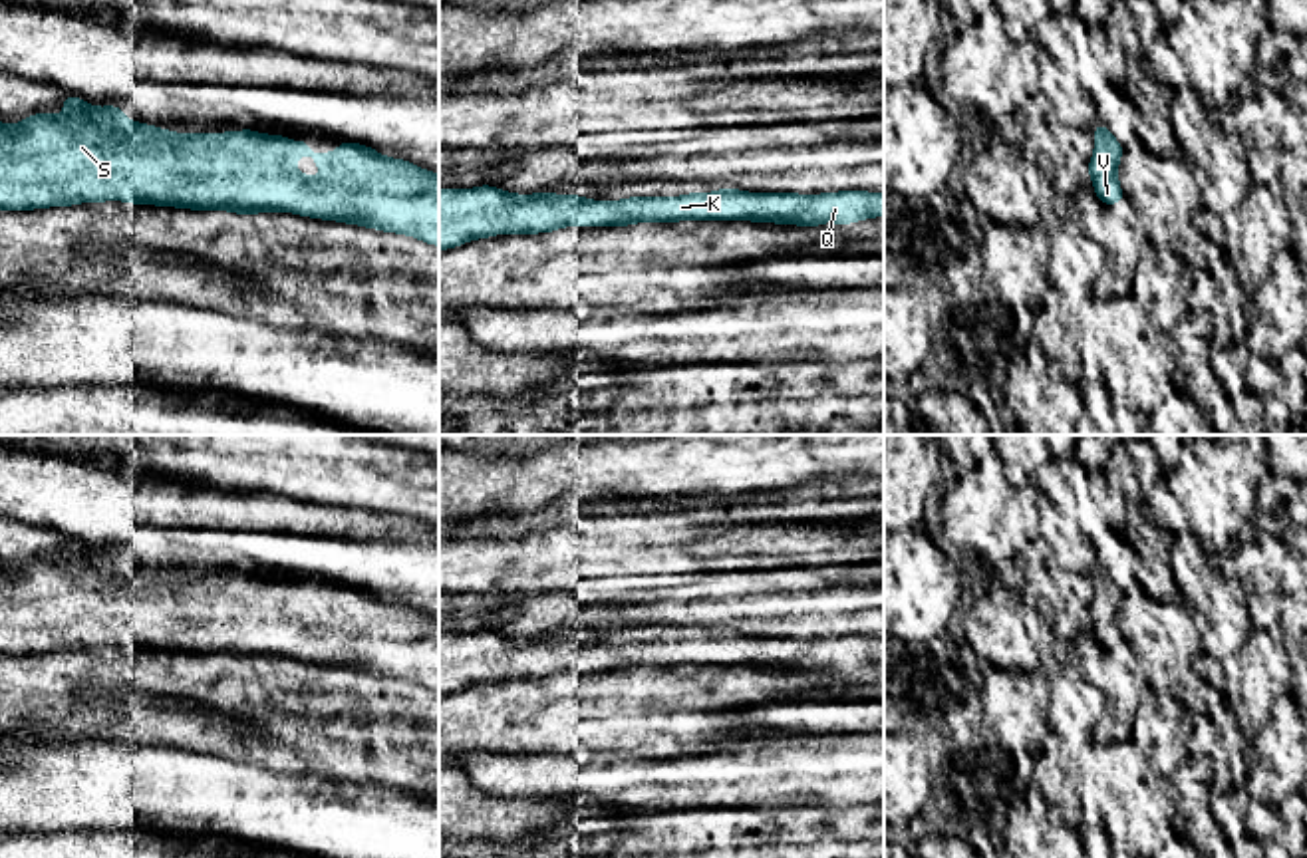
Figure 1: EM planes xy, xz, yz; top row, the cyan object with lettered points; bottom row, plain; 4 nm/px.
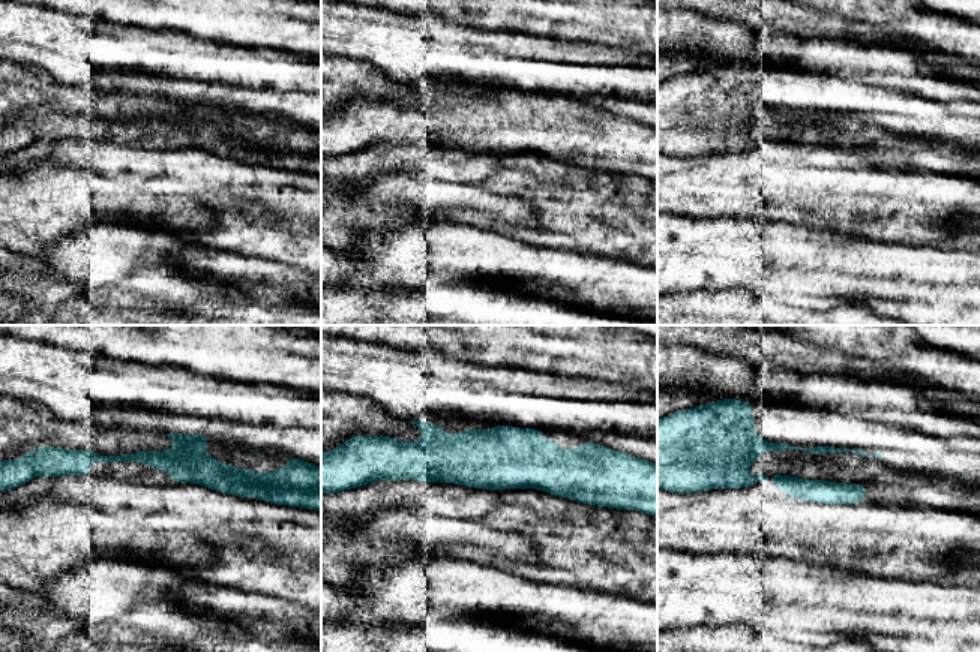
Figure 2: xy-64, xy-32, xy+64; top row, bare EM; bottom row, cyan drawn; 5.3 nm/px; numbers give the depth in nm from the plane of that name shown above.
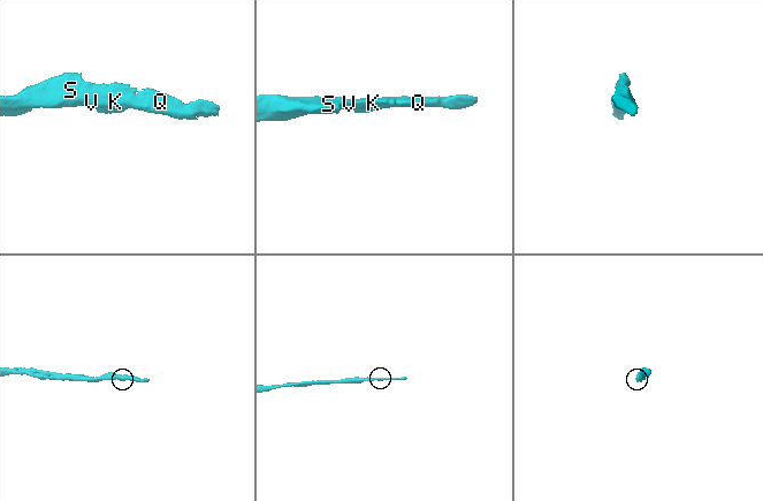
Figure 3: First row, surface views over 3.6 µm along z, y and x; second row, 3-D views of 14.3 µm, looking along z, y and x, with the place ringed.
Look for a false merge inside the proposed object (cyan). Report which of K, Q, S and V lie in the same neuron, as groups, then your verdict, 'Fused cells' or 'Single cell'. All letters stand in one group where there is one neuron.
Groups: K Q S V. Single cell

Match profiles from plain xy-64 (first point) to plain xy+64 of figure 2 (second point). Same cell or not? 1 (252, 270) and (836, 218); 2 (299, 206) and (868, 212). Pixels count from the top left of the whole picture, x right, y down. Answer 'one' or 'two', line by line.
1: two
2: one

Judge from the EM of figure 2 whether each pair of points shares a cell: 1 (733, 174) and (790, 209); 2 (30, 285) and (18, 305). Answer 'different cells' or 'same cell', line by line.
1: same cell
2: different cells

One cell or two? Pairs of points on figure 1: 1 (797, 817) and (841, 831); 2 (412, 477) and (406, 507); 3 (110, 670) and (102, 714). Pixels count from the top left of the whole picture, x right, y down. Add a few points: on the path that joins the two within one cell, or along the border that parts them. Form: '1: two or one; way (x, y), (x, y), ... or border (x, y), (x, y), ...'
1: one; way (807, 827), (811, 831), (831, 831)
2: one; way (412, 485), (408, 499)
3: one; way (100, 680), (98, 704)

